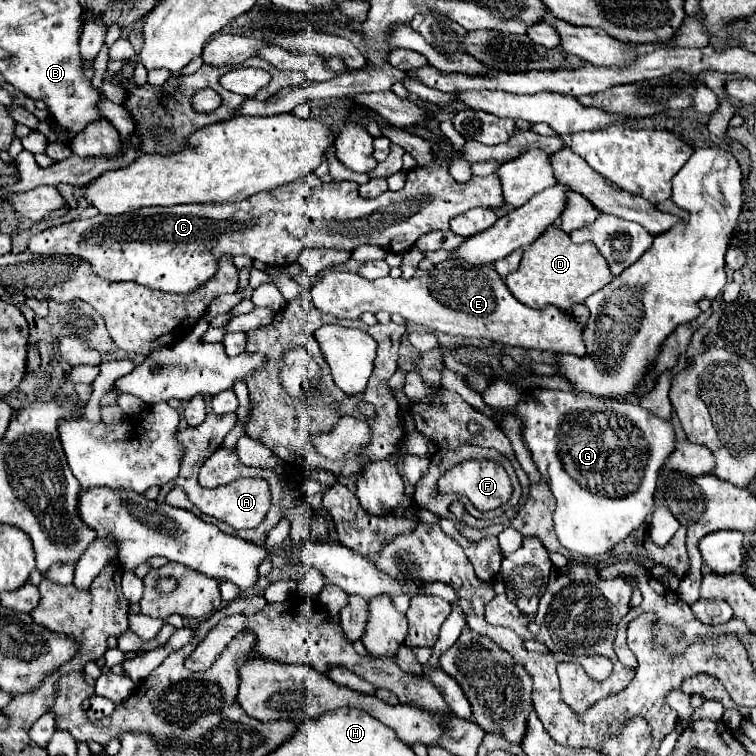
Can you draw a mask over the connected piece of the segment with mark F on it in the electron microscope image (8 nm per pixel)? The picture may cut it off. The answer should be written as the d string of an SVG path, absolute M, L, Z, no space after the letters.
M465 460L465 462L457 464L453 470L445 472L439 478L437 490L439 490L439 494L456 493L466 496L481 512L503 506L513 494L513 486L511 486L511 480L509 480L505 468L493 460Z

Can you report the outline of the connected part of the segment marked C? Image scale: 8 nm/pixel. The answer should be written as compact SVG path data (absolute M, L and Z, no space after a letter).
M437 156L437 164L431 168L417 166L407 172L407 182L397 192L383 192L377 198L361 198L355 182L331 182L319 188L309 188L303 180L295 180L273 192L257 192L241 202L227 204L175 204L175 206L145 206L119 216L97 214L89 220L73 220L61 226L47 228L35 234L29 242L29 252L45 256L77 256L91 266L91 270L105 280L133 280L149 288L157 288L173 294L189 294L203 286L219 270L221 256L249 256L267 266L289 266L297 262L303 248L337 248L349 250L363 244L379 246L387 252L403 254L415 246L421 234L435 230L449 230L449 220L475 206L497 208L503 204L501 184L495 174L487 178L473 176L467 184L457 184L449 174L445 160Z

